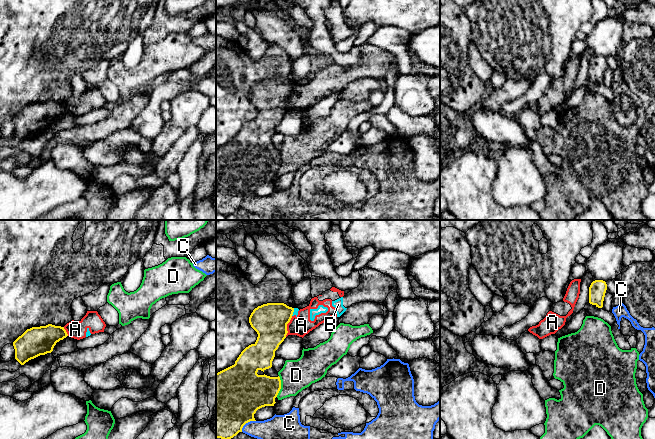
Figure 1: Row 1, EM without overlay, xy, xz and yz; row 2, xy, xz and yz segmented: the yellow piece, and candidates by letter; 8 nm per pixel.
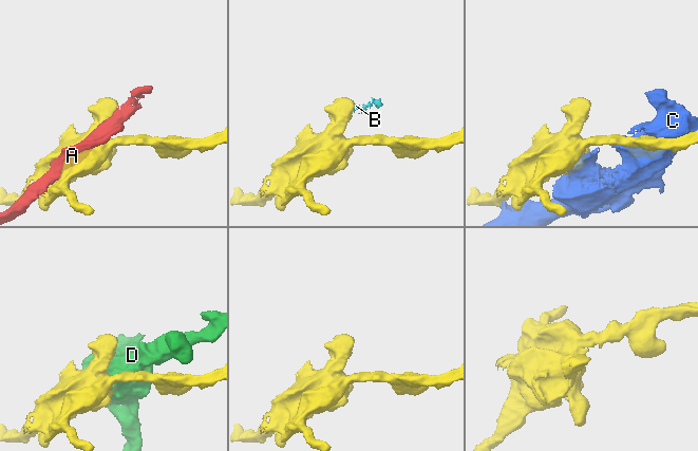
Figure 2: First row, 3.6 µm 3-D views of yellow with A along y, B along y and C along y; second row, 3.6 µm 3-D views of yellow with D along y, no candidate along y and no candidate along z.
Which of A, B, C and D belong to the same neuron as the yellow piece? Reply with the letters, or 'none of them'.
none of them

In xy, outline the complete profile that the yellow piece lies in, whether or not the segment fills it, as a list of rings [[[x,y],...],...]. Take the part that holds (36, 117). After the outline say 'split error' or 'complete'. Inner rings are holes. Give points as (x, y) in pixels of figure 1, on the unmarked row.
[[[52,100],[27,105],[13,118],[15,135],[24,141],[31,135],[51,129],[56,119],[67,112],[64,103]]] | complete

